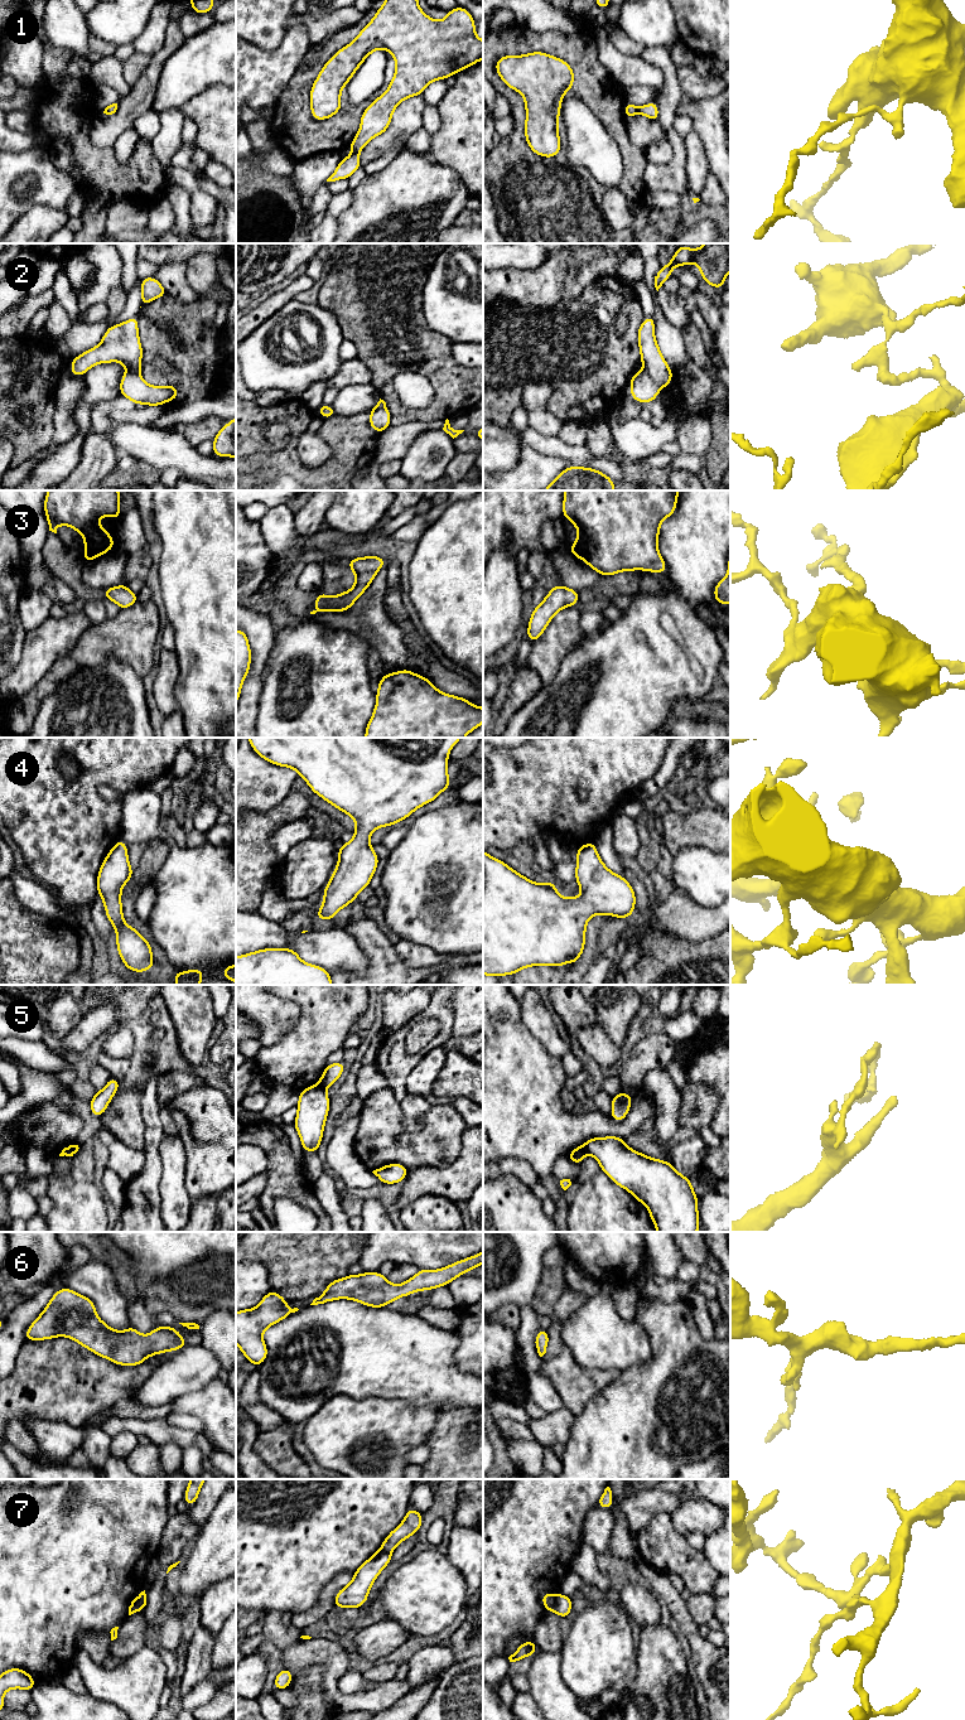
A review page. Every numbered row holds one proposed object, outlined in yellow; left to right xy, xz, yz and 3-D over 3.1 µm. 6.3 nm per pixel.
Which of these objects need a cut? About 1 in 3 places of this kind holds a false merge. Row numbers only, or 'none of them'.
2, 5, 7

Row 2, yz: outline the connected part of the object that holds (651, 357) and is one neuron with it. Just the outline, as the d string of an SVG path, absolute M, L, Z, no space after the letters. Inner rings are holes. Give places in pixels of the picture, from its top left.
M646 317L637 330L641 362L652 380L666 387L672 381L672 369L666 363L655 338L655 319Z

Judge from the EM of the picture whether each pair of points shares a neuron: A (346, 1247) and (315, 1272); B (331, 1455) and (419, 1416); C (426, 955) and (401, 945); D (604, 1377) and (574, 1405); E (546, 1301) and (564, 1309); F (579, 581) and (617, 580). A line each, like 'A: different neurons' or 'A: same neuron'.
A: same neuron
B: same neuron
C: same neuron
D: same neuron
E: different neurons
F: different neurons

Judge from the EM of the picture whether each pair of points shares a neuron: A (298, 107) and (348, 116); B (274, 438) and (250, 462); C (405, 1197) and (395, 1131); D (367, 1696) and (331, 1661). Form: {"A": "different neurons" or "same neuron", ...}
{"A": "same neuron", "B": "different neurons", "C": "different neurons", "D": "same neuron"}

